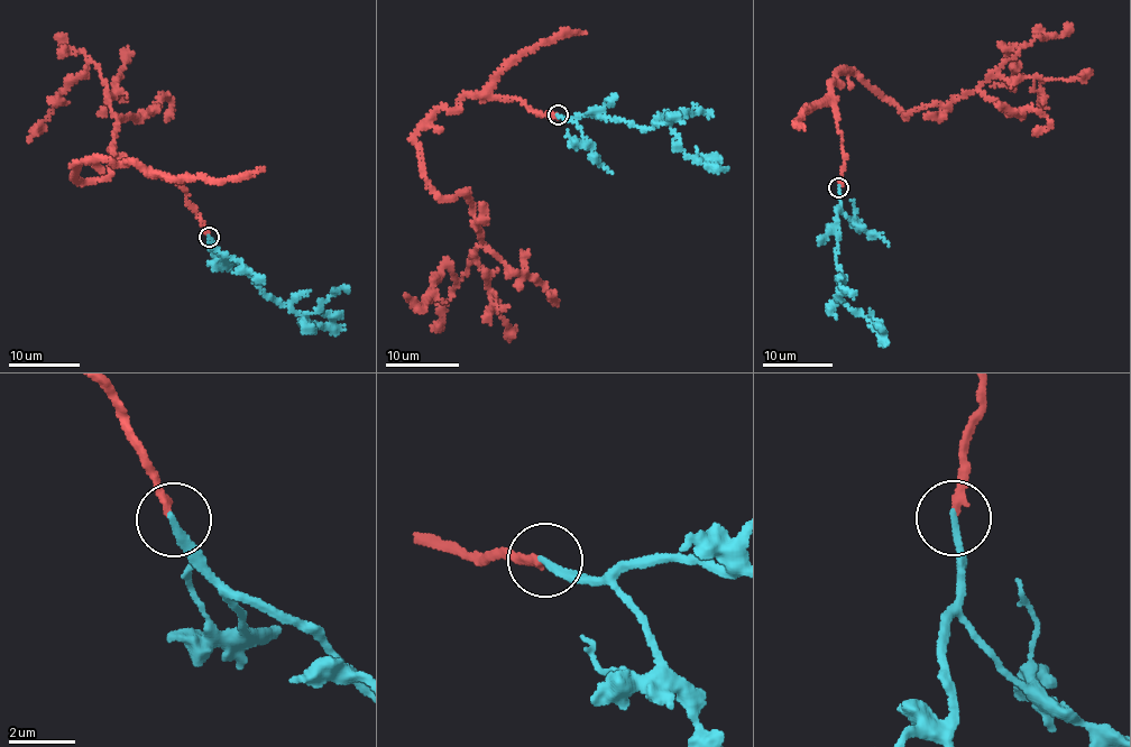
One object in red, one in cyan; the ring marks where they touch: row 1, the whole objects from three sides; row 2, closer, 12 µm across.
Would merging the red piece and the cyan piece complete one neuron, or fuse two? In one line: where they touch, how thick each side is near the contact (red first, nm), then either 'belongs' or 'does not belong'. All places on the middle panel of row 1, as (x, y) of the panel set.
place (558, 114); calibres 240 and 220 nm; belongs

